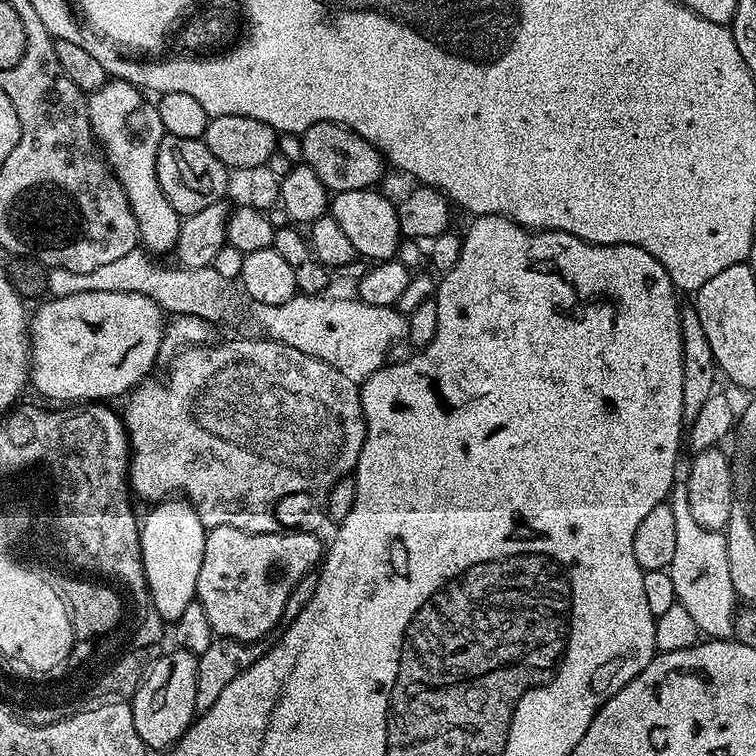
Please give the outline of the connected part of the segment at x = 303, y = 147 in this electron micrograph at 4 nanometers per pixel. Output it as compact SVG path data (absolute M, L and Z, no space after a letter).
M318 122L310 126L305 132L299 133L300 156L299 159L322 178L328 187L329 193L358 190L359 188L372 188L384 176L386 161L384 153L379 152L370 142L366 142L358 133L343 124L334 122Z

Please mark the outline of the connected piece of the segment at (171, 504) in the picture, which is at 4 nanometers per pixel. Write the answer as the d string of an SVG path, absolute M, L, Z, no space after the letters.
M169 498L151 505L140 524L140 549L151 599L196 600L198 570L206 550L206 529L192 505L183 498Z

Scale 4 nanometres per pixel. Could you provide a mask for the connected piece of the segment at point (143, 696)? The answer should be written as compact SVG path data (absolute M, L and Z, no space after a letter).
M192 650L170 651L148 667L130 703L134 714L134 730L150 750L167 750L178 743L197 719L196 687L198 686L198 656Z

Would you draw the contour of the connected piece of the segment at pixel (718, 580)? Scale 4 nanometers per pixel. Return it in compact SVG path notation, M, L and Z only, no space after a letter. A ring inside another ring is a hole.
M680 482L673 487L670 503L674 514L674 558L666 570L674 582L676 602L686 610L686 614L690 614L690 618L694 618L697 633L708 638L731 637L737 619L738 597L730 582L730 562L726 554L724 533L698 526L698 518L694 518L690 510L687 483Z

